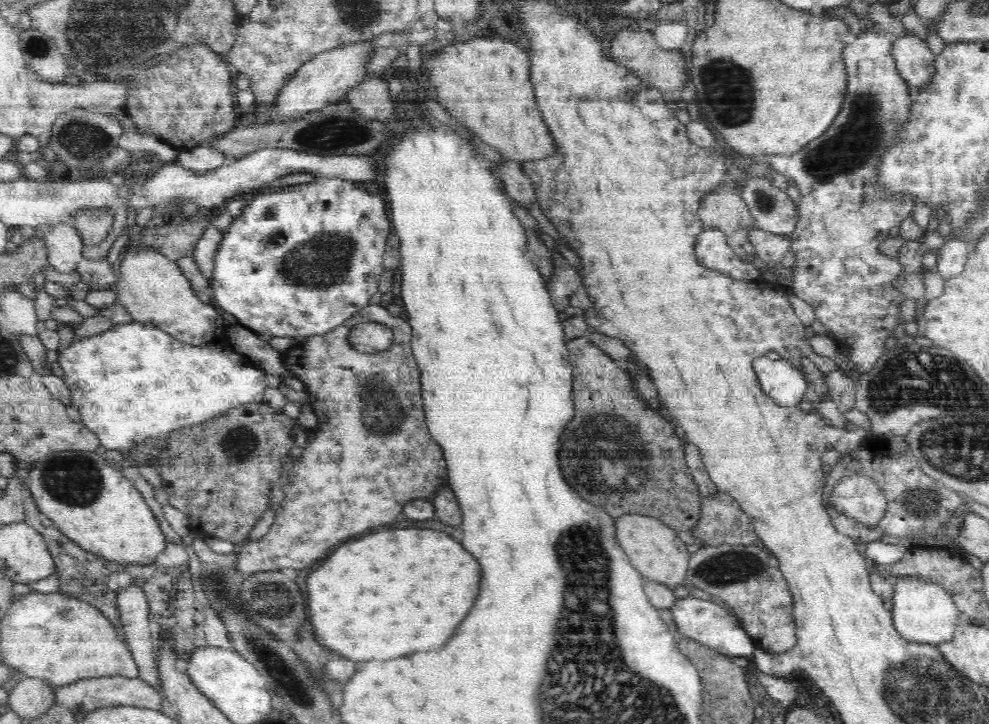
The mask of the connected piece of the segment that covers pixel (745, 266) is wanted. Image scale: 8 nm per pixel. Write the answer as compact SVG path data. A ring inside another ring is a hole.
M705 228L698 235L695 254L708 269L721 271L731 278L752 281L762 278L762 270L752 262L740 260L720 229Z

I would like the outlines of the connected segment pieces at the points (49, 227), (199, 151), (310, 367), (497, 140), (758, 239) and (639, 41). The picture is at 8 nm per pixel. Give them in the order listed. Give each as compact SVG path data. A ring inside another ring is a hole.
M71 222L66 224L40 224L36 236L46 241L48 265L52 270L68 274L74 272L83 259L85 245Z
M204 144L189 150L179 150L175 163L197 173L203 173L220 168L231 161L227 154Z
M374 300L370 305L366 306L366 308L362 308L362 311L357 312L356 315L346 320L344 324L340 324L340 326L334 328L334 330L330 330L330 332L326 332L326 334L303 338L298 345L282 353L282 361L284 361L286 369L296 376L305 386L305 390L309 396L308 404L311 405L317 416L318 432L316 432L314 441L308 442L306 448L304 448L304 452L302 452L300 458L298 458L300 462L296 462L296 464L300 464L300 466L290 466L290 468L292 468L292 472L290 472L292 486L286 488L286 500L284 500L282 508L280 508L278 514L276 514L276 522L273 522L268 533L260 540L252 541L248 539L237 547L238 574L248 577L252 573L257 572L278 571L283 568L293 568L295 570L306 568L306 566L318 562L320 558L326 558L326 556L336 548L336 544L344 542L346 538L350 538L350 536L354 536L354 534L360 534L360 532L366 532L368 528L374 528L374 526L382 526L382 524L392 522L392 520L402 512L402 508L404 508L410 500L414 500L414 498L427 500L435 495L438 486L440 486L440 480L442 480L442 476L444 476L446 471L446 462L444 461L442 449L434 442L429 428L426 426L427 422L425 421L420 392L420 372L418 372L416 362L414 362L414 358L412 358L413 352L410 348L410 340L412 340L412 327L408 324L408 321L402 320L401 317L394 317L386 310L386 306L382 306L378 300ZM362 322L377 322L378 324L383 324L390 328L393 332L392 348L388 347L386 350L373 353L363 353L354 350L352 345L350 345L350 341L348 341L348 336L350 336L350 330L352 330L354 326L362 324Z
M485 34L433 53L435 56L423 66L438 104L454 122L462 124L474 138L492 146L506 159L520 164L542 160L556 152L532 90L531 62L526 50L500 36Z
M756 226L750 228L750 243L756 255L766 263L780 263L791 248L792 238L786 235L777 235Z
M624 28L615 35L612 41L612 60L628 67L637 77L661 92L668 102L679 102L680 94L686 86L684 56L680 51L662 49L651 33Z

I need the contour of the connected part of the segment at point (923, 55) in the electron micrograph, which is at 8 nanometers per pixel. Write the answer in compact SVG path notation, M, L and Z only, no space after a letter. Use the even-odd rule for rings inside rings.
M906 34L893 42L891 55L900 76L907 82L910 90L919 89L935 73L935 54L925 41L912 34Z

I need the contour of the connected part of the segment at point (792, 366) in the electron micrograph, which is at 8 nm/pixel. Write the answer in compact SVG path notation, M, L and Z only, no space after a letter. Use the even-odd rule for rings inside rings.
M760 356L753 365L763 391L775 403L792 407L802 402L809 381L795 362L784 358L774 361Z

